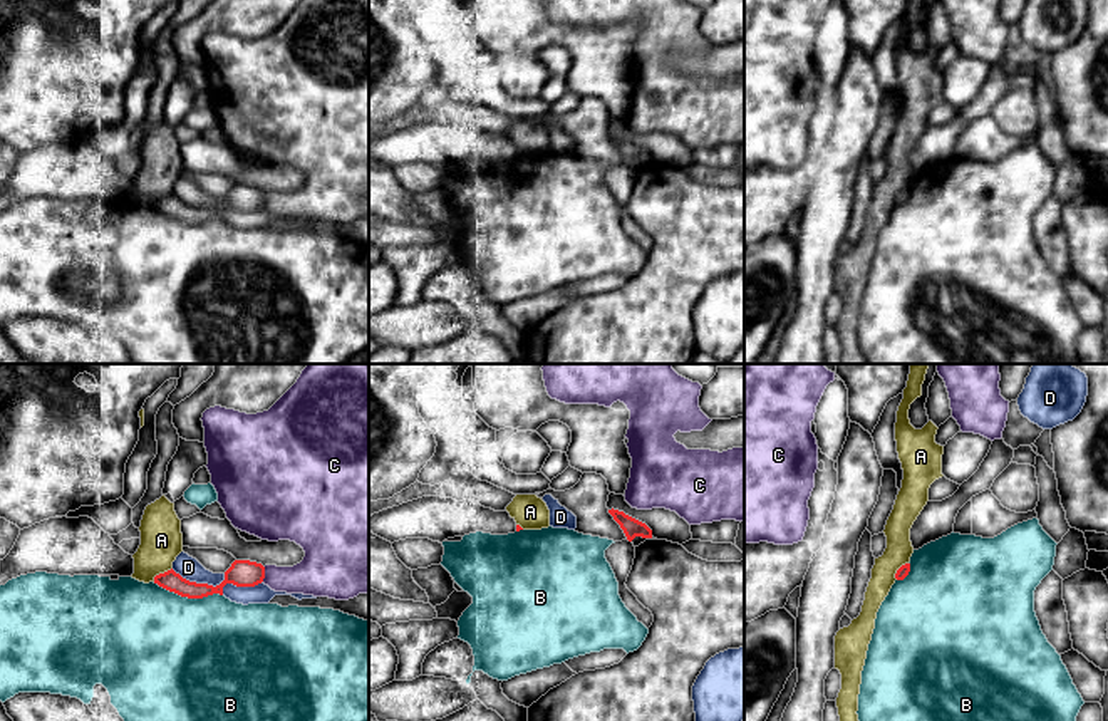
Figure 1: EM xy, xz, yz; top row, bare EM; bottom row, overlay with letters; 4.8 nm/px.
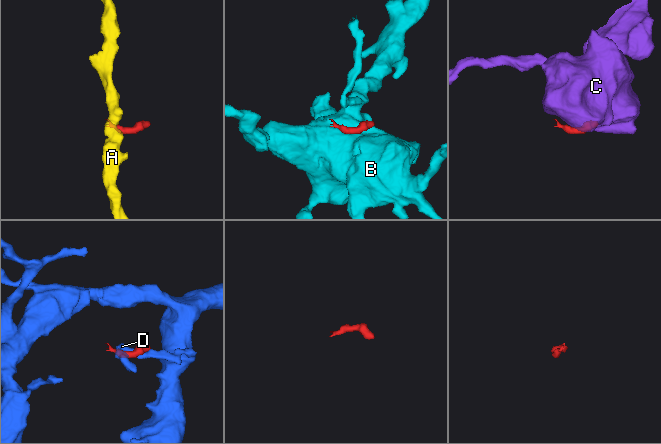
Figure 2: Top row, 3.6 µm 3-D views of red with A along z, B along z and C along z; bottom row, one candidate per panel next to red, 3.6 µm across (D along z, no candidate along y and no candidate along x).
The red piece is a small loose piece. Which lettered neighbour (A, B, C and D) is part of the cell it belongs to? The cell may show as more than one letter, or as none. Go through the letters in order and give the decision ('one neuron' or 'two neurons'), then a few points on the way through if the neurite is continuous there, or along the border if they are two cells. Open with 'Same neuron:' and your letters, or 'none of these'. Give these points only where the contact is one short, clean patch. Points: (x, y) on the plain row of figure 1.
Same neuron: none of these
A: two neurons; border xy (171, 191), (160, 197), (153, 205)
B: two neurons
C: two neurons; border xy (265, 191), (262, 205)
D: two neurons

